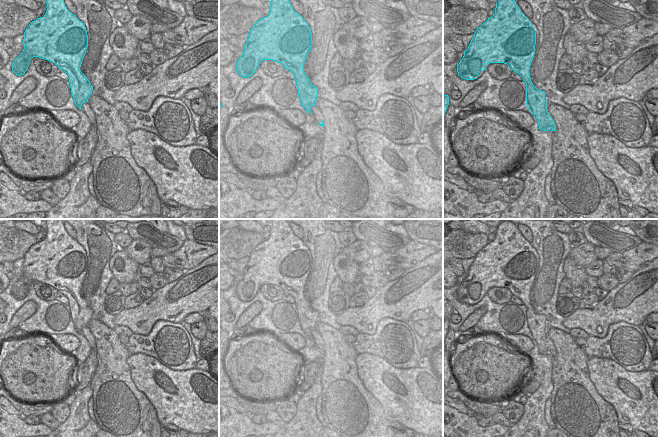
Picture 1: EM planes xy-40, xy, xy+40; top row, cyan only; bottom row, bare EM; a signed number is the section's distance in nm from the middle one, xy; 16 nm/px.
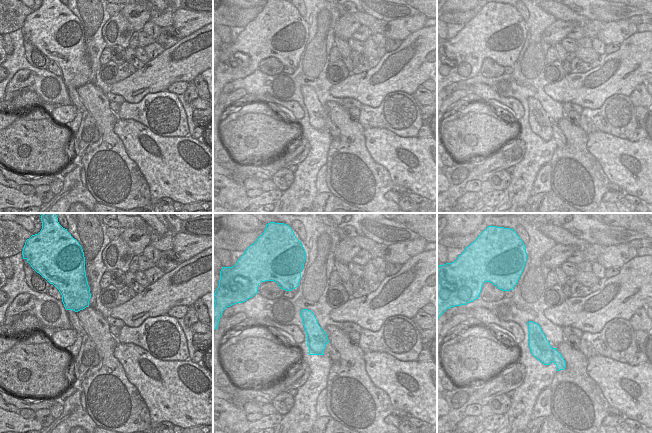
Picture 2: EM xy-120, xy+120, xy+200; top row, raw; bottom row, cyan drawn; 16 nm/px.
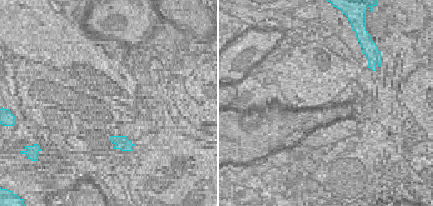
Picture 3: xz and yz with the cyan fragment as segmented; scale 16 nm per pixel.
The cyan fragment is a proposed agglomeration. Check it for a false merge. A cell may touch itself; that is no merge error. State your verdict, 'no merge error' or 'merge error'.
merge error

